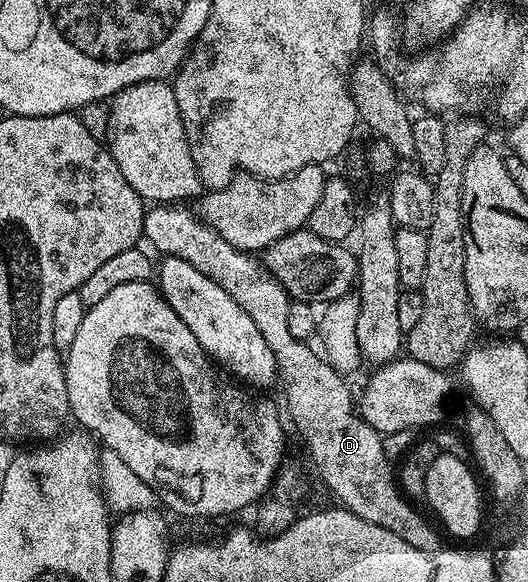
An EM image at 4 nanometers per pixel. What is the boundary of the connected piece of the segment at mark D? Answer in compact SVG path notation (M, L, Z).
M264 271L261 317L254 317L253 323L257 323L257 331L261 331L265 343L269 343L269 351L273 351L277 381L280 386L283 384L283 393L287 396L286 416L289 421L291 416L296 431L303 436L324 483L335 489L338 504L353 515L377 527L385 527L385 531L393 531L393 535L401 535L401 539L405 539L409 547L417 547L417 551L438 553L440 530L435 530L401 492L393 465L387 462L387 453L383 450L384 438L357 412L353 397L351 401L351 389L343 382L346 381L344 374L338 373L316 350L315 354L307 341L299 341L290 334L291 303L292 298L283 290L283 284Z

